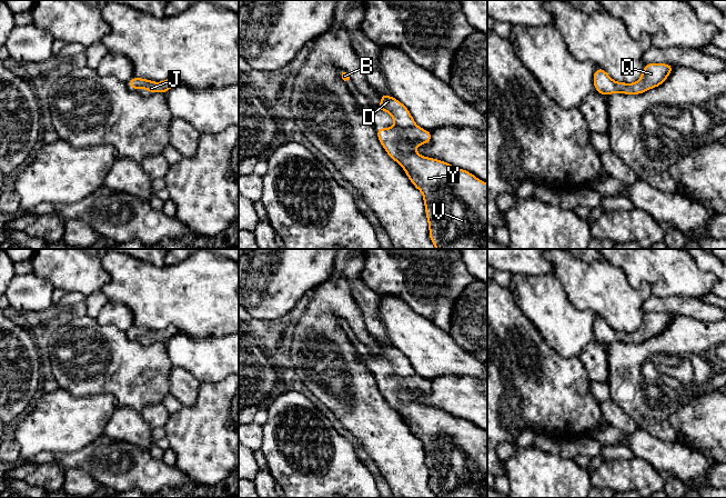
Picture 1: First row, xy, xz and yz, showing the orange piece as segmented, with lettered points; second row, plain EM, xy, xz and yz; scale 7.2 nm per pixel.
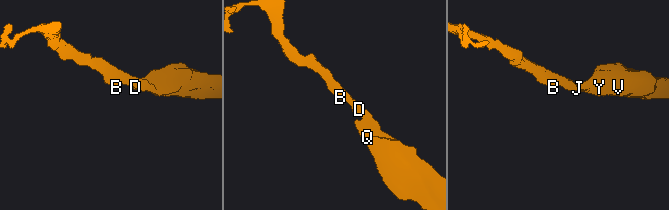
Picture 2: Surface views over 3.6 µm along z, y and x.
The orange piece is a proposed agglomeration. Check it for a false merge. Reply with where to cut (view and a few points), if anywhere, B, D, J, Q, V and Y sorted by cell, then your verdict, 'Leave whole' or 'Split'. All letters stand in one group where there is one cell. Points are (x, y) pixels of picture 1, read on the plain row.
No split. Groups: B D J Q V Y. Leave whole

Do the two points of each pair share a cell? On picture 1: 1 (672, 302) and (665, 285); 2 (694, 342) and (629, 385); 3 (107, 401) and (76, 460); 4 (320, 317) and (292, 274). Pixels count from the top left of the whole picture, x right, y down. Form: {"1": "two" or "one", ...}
{"1": "two", "2": "one", "3": "two", "4": "two"}

